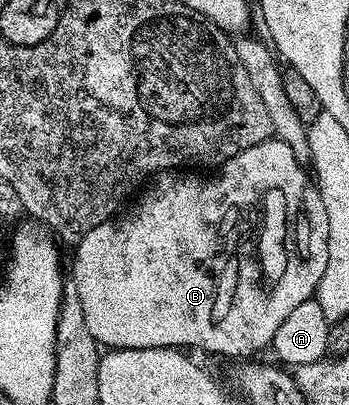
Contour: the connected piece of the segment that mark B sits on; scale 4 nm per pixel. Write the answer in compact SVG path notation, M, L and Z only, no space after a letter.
M272 138L265 142L257 142L257 146L249 146L249 150L241 150L241 154L233 154L233 158L218 165L210 174L196 174L191 170L172 170L150 177L149 183L138 193L137 199L126 211L101 222L101 226L93 226L93 230L85 233L79 239L79 243L74 245L75 265L72 268L70 265L69 276L77 286L77 294L81 298L81 310L85 310L85 326L89 326L89 334L93 334L93 338L100 346L106 346L111 350L204 348L205 351L216 352L219 356L251 358L254 357L251 356L254 352L261 351L263 347L266 349L281 327L281 322L285 322L285 318L289 318L289 314L293 314L293 310L297 310L301 302L314 297L317 286L321 282L321 274L325 274L325 262L329 262L331 220L325 214L325 202L321 202L318 187L309 182L308 173L306 176L303 172L306 172L304 165L297 162L291 147L283 140Z

